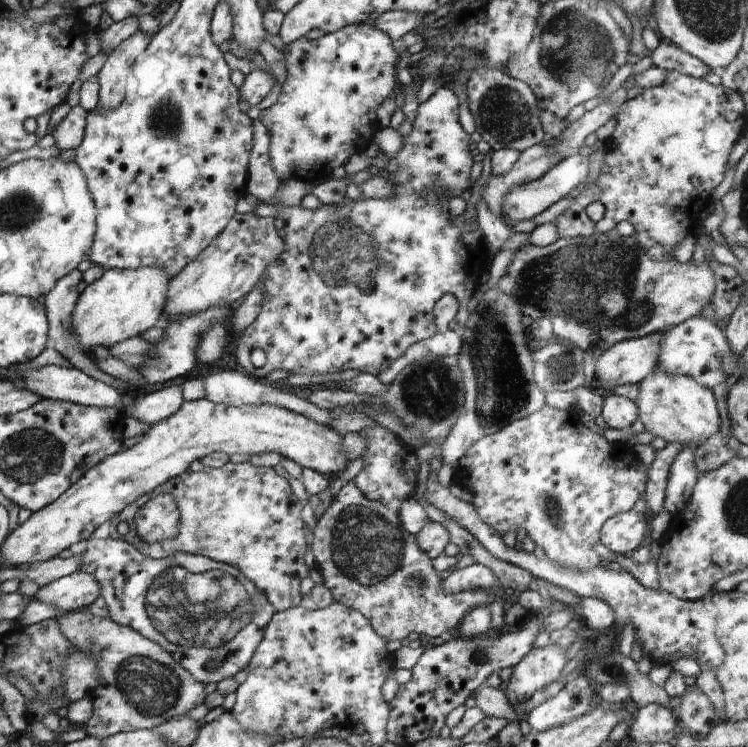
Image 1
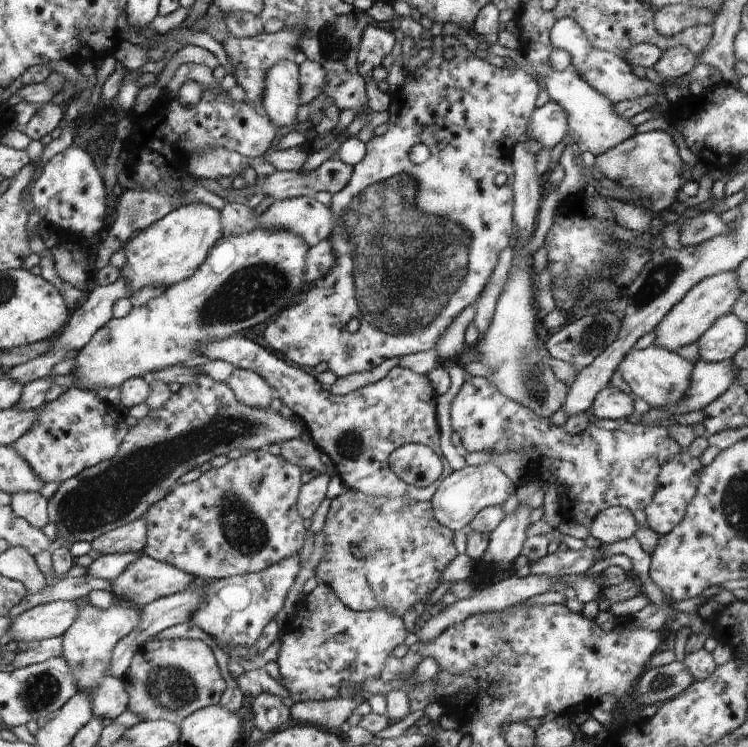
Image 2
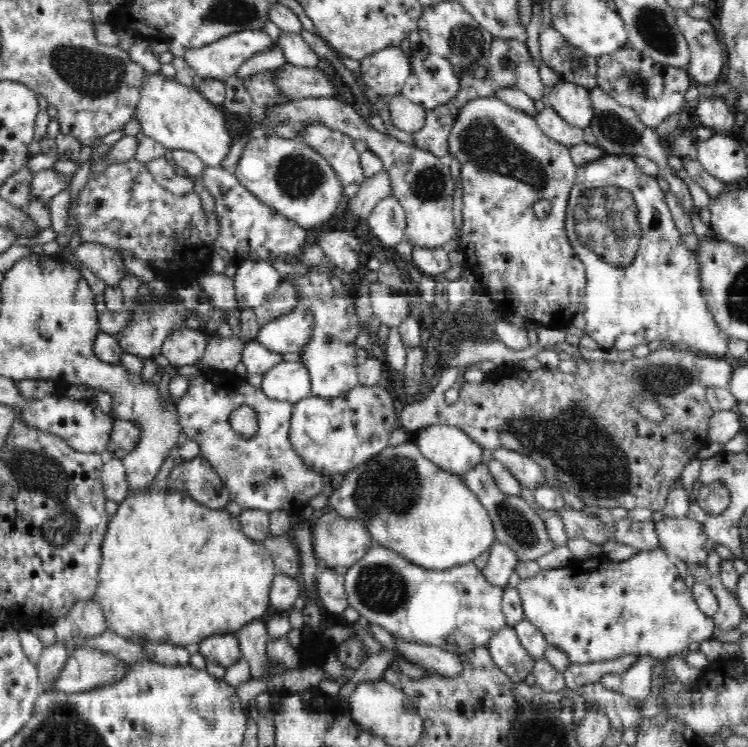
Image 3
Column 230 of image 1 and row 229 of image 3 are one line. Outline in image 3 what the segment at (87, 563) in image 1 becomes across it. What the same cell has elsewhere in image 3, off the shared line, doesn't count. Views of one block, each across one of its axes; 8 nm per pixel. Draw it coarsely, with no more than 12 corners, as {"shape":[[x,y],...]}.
{"shape":[[577,166],[565,229],[602,350],[731,338],[656,177]]}

